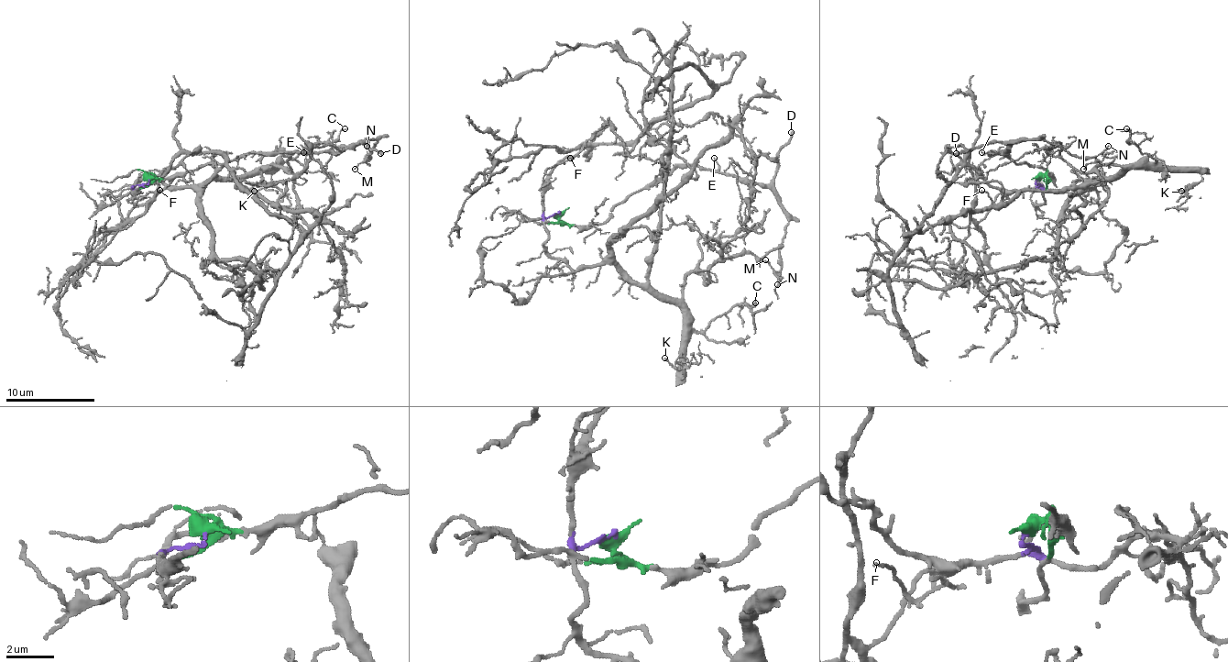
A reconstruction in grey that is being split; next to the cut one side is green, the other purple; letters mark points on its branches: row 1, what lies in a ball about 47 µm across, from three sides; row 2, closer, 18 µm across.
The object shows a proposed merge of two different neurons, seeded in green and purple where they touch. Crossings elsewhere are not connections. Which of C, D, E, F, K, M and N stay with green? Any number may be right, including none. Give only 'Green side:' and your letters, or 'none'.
Green side: D, E, M, N

